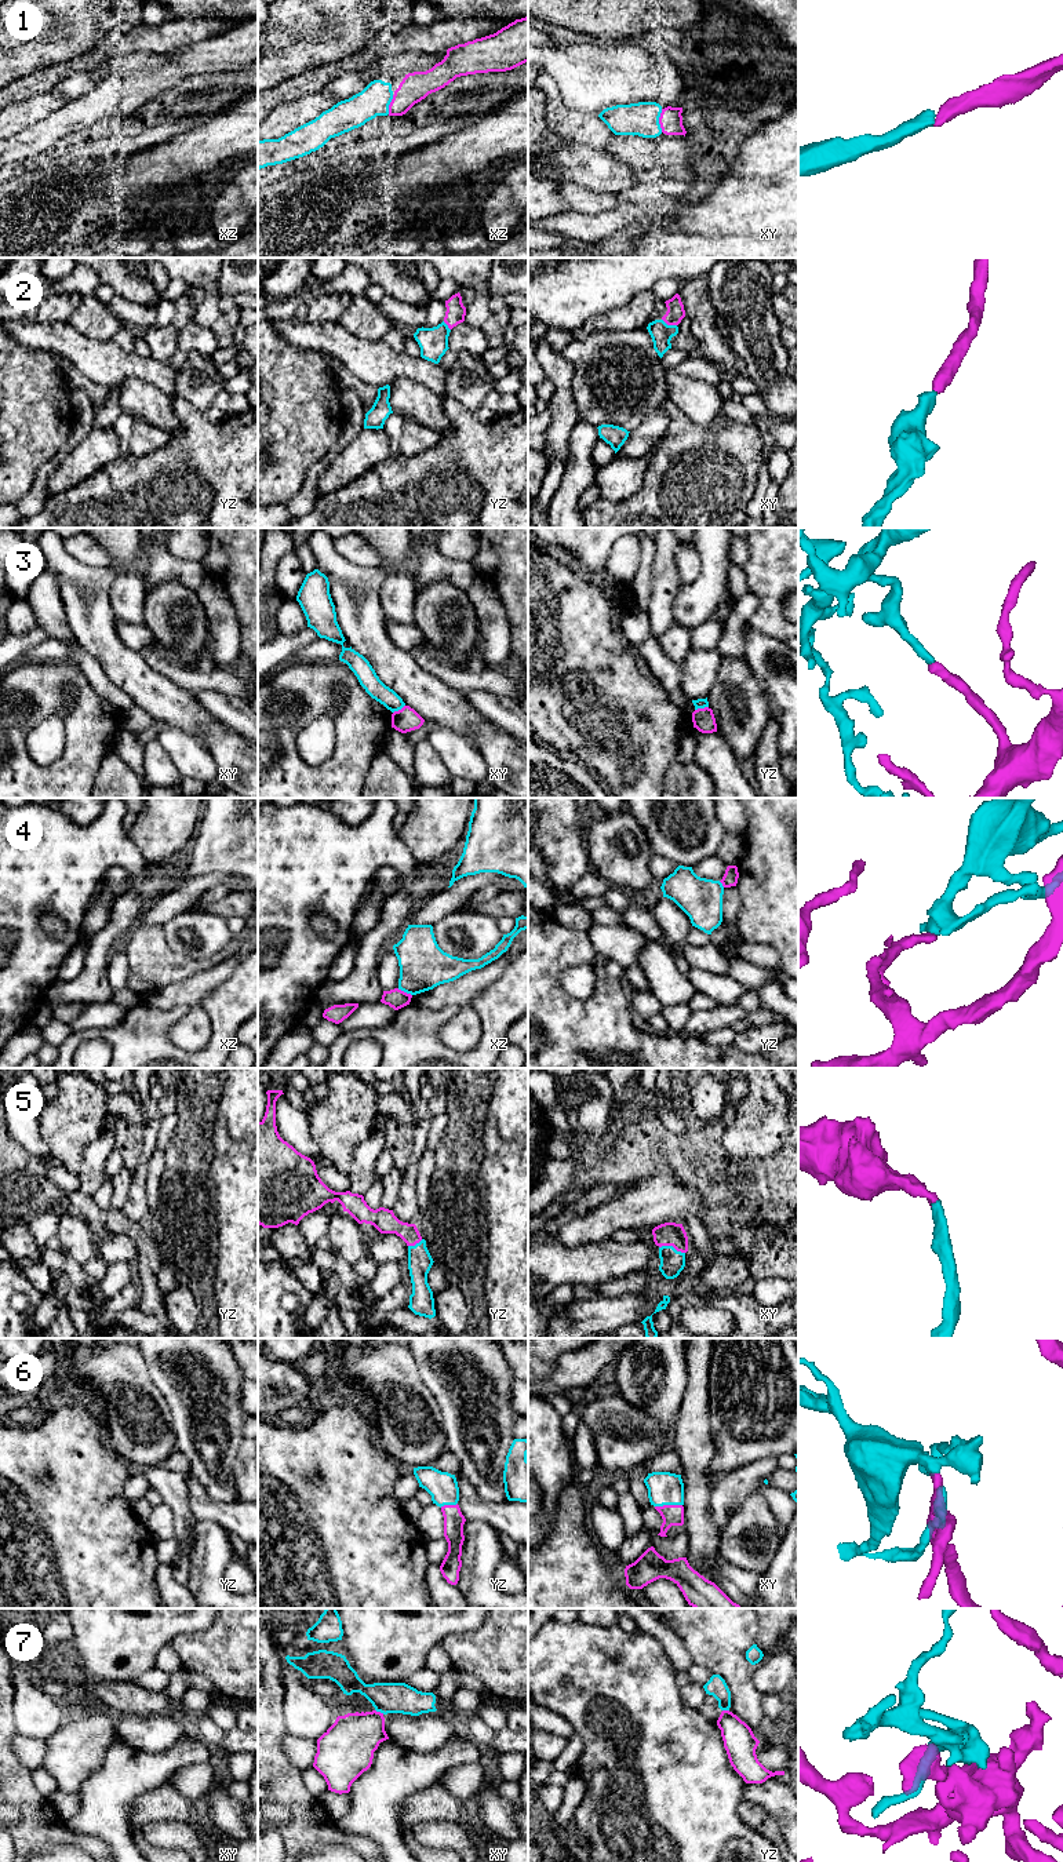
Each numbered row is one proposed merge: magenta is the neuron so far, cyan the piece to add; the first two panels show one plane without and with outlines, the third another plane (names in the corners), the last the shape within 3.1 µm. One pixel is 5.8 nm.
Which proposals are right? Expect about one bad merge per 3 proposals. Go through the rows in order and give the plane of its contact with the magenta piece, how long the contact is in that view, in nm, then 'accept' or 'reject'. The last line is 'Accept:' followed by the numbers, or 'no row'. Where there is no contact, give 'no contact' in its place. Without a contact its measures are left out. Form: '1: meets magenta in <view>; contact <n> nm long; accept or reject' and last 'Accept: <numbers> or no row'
1: meets magenta in xy; contact 140 nm long; accept
2: meets magenta in xy; contact 100 nm long; accept
3: meets magenta in yz; contact 80 nm long; reject
4: meets magenta in xz; contact 100 nm long; reject
5: meets magenta in xy; contact 160 nm long; accept
6: meets magenta in xy; contact 160 nm long; accept
7: meets magenta in xy; contact 60 nm long; reject
Accept: 1, 2, 5, 6

